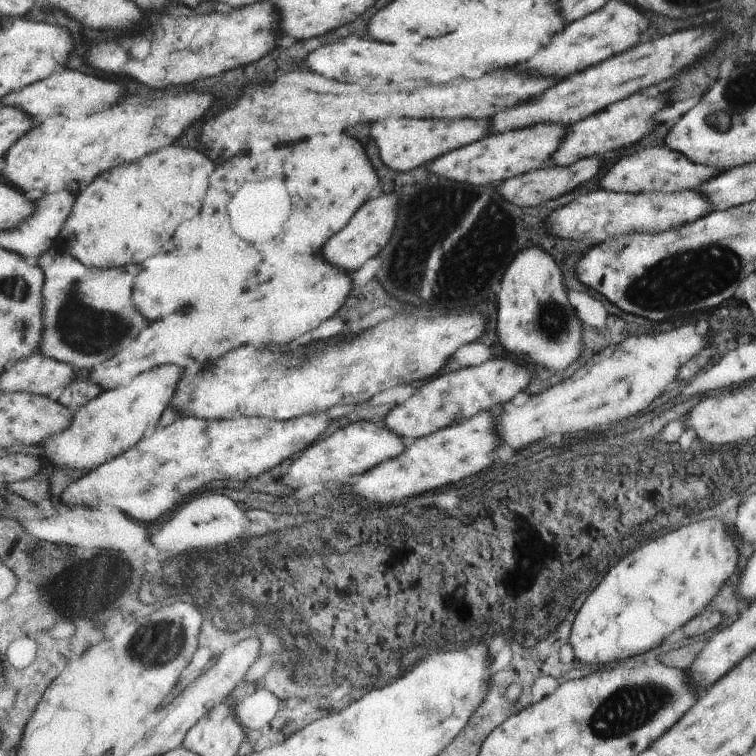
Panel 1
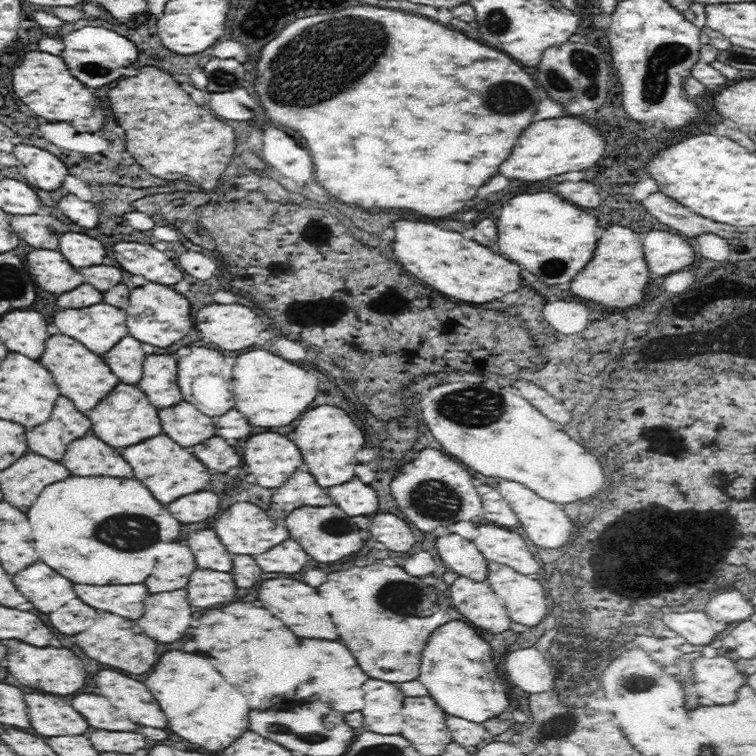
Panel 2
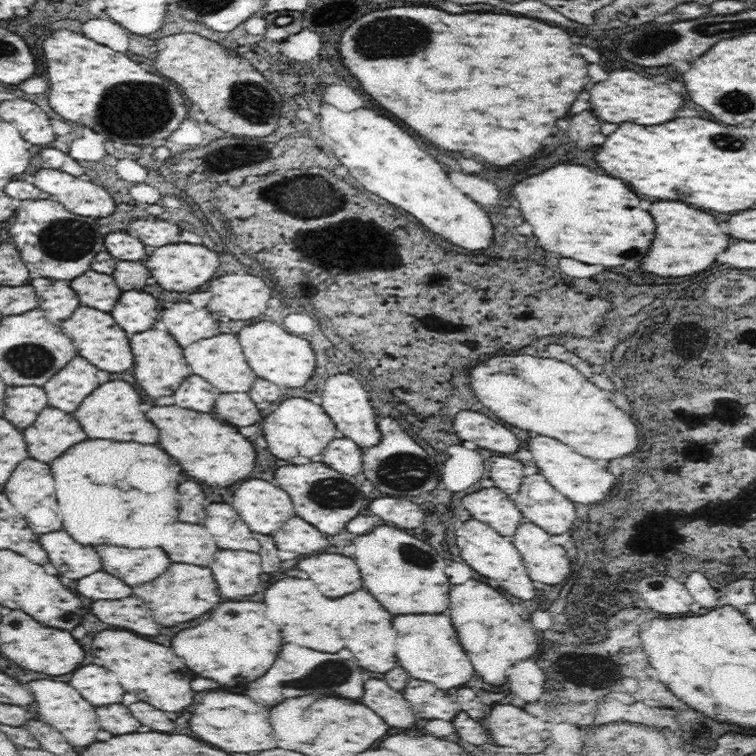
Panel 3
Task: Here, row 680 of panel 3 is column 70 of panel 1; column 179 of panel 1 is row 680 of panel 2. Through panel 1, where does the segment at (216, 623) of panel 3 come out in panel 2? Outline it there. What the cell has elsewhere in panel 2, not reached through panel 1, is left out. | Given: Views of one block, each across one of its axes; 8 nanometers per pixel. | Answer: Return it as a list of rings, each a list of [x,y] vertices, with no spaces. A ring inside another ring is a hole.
[[[178,650],[164,654],[144,684],[166,714],[168,728],[176,736],[198,744],[208,752],[226,750],[248,730],[250,708],[246,698],[238,698],[238,692],[226,684],[200,654],[186,654]]]

